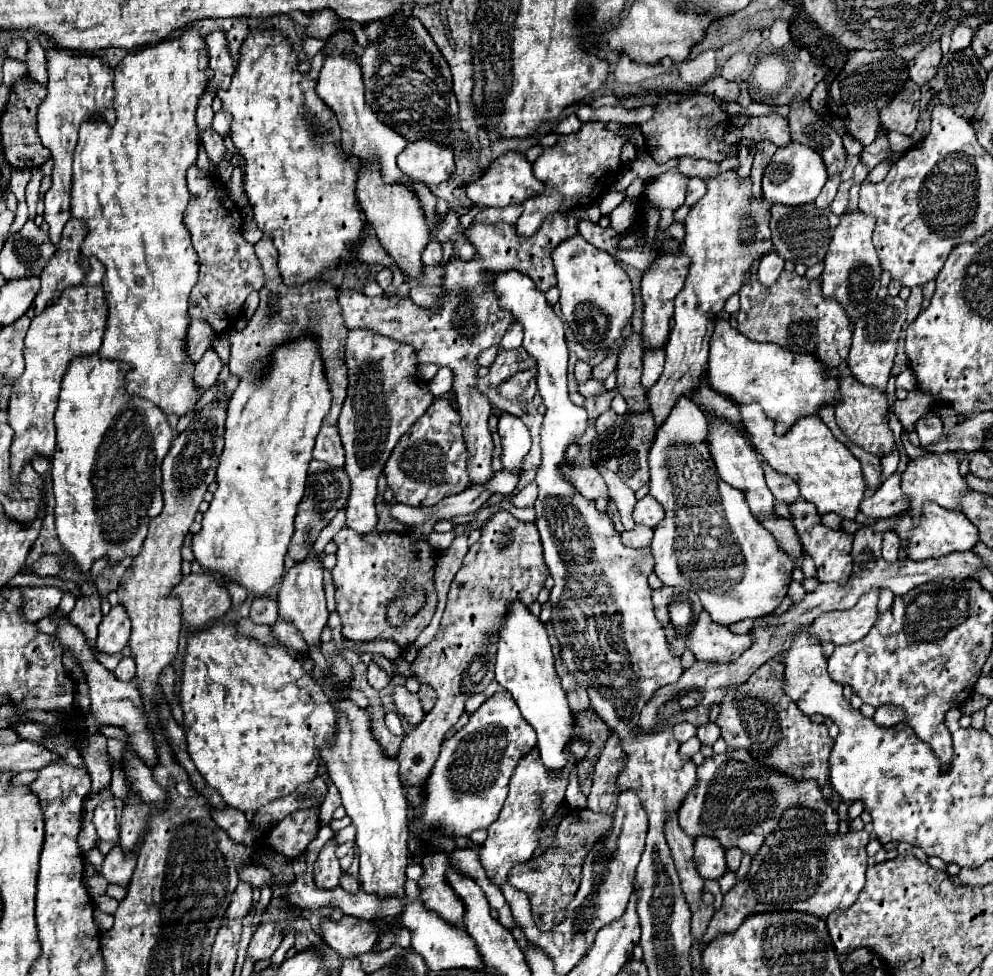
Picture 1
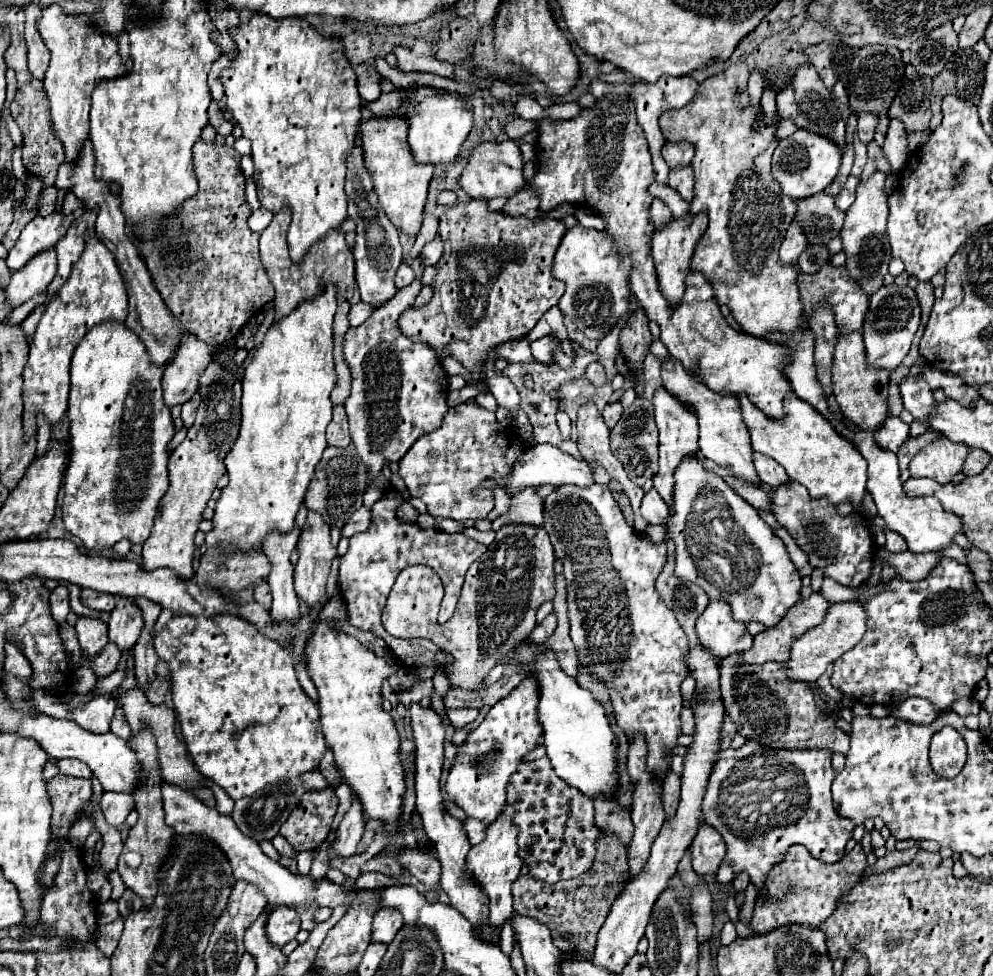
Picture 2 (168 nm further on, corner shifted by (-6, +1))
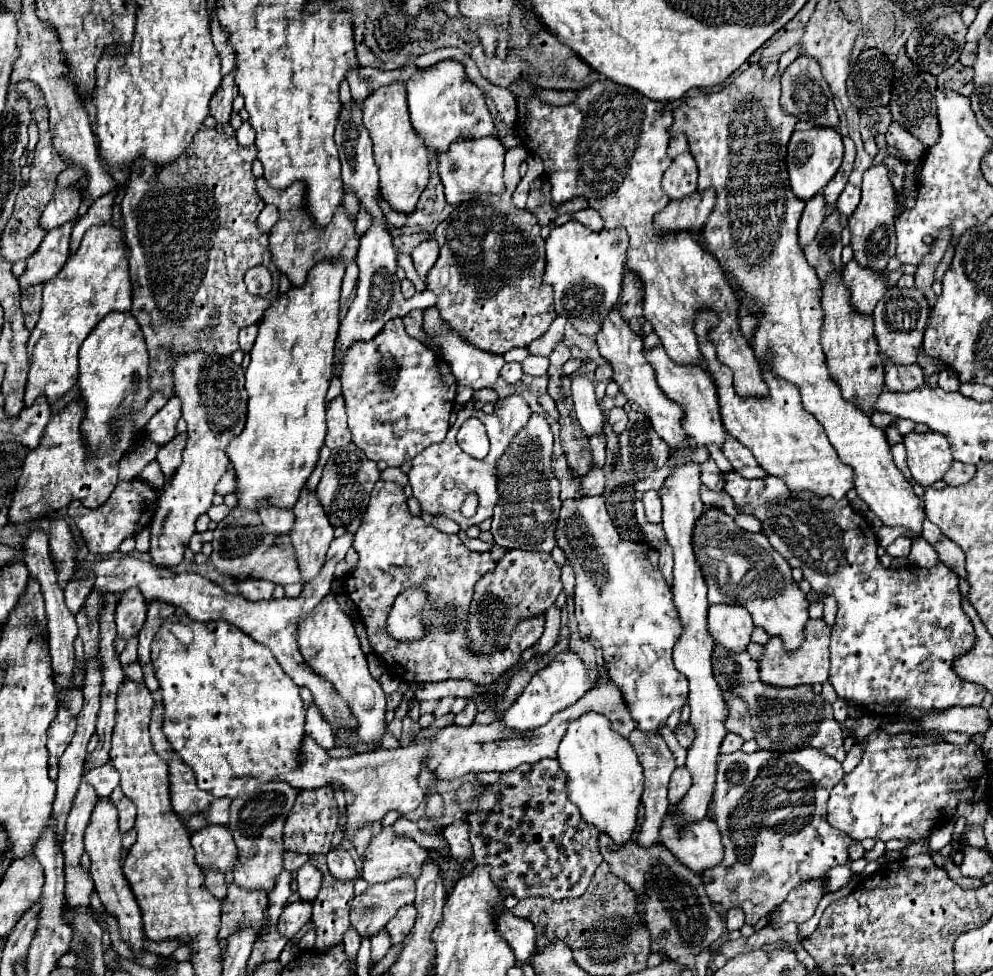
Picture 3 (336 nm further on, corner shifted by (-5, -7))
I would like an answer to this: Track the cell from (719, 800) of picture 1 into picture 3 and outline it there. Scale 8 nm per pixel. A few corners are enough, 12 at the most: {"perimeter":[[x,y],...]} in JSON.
{"perimeter":[[817,748],[719,754],[709,900],[745,922],[847,864]]}

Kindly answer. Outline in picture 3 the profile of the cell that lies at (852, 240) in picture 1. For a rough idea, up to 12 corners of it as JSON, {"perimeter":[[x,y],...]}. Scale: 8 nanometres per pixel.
{"perimeter":[[883,162],[863,174],[849,216],[855,260],[885,272],[897,194]]}

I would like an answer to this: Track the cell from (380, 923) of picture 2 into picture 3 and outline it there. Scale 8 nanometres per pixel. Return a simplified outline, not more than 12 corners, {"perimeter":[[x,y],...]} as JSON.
{"perimeter":[[403,906],[385,926],[393,944],[405,940],[417,910]]}

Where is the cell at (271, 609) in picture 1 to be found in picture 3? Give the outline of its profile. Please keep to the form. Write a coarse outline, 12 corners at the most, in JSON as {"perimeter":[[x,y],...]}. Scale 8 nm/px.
{"perimeter":[[255,578],[235,580],[247,600],[269,600],[273,582]]}

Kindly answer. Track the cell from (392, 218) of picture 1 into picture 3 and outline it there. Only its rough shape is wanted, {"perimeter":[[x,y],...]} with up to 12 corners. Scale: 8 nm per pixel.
{"perimeter":[[405,82],[363,100],[383,198],[409,214],[429,180],[429,150]]}

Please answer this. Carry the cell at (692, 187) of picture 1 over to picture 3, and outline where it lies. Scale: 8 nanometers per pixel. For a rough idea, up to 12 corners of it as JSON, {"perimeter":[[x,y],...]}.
{"perimeter":[[679,154],[663,176],[669,198],[697,190],[697,164]]}

